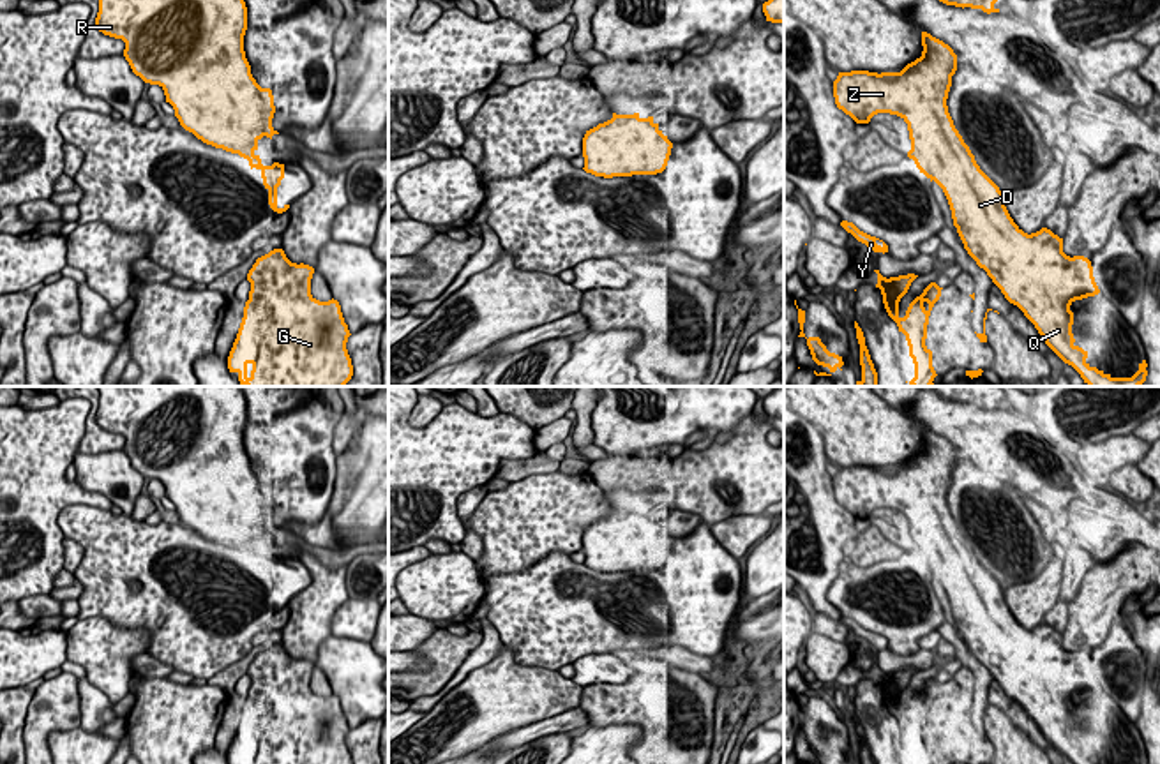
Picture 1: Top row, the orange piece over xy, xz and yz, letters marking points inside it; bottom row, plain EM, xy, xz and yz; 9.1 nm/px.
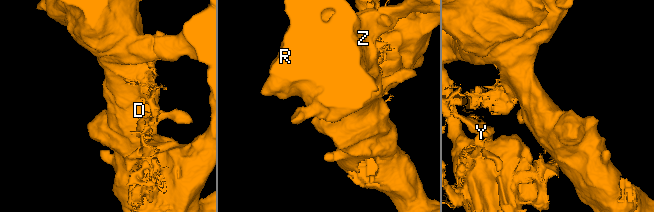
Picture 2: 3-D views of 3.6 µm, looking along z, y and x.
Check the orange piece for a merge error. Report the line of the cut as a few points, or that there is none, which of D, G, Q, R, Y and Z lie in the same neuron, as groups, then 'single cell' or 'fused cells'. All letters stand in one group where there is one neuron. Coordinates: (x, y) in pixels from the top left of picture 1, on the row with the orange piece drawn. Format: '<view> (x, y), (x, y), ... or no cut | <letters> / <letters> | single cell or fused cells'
xy (256, 85), (263, 103), (262, 122), (265, 134) | D Q R Z / G Y | fused cells

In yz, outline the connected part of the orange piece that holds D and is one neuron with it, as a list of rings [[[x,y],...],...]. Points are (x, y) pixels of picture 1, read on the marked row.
[[[922,32],[922,56],[908,64],[895,79],[869,71],[839,72],[833,81],[833,97],[839,109],[849,115],[856,124],[869,124],[878,113],[900,115],[909,125],[909,139],[929,162],[932,180],[943,189],[953,226],[968,254],[980,268],[987,272],[1005,298],[1017,305],[1035,325],[1045,344],[1068,365],[1072,365],[1089,386],[1141,386],[1148,376],[1148,363],[1142,360],[1132,378],[1112,378],[1086,358],[1088,351],[1075,346],[1072,333],[1073,312],[1070,305],[1075,300],[1100,293],[1091,261],[1084,256],[1066,256],[1063,238],[1051,229],[1042,228],[1036,233],[1024,233],[1010,217],[1005,206],[1005,196],[999,187],[980,169],[953,125],[946,99],[952,86],[952,76],[957,71],[957,55],[943,41]]]

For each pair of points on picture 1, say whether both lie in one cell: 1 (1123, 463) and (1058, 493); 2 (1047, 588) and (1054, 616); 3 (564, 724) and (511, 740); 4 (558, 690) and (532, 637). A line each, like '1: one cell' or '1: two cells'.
1: two cells
2: two cells
3: one cell
4: two cells

